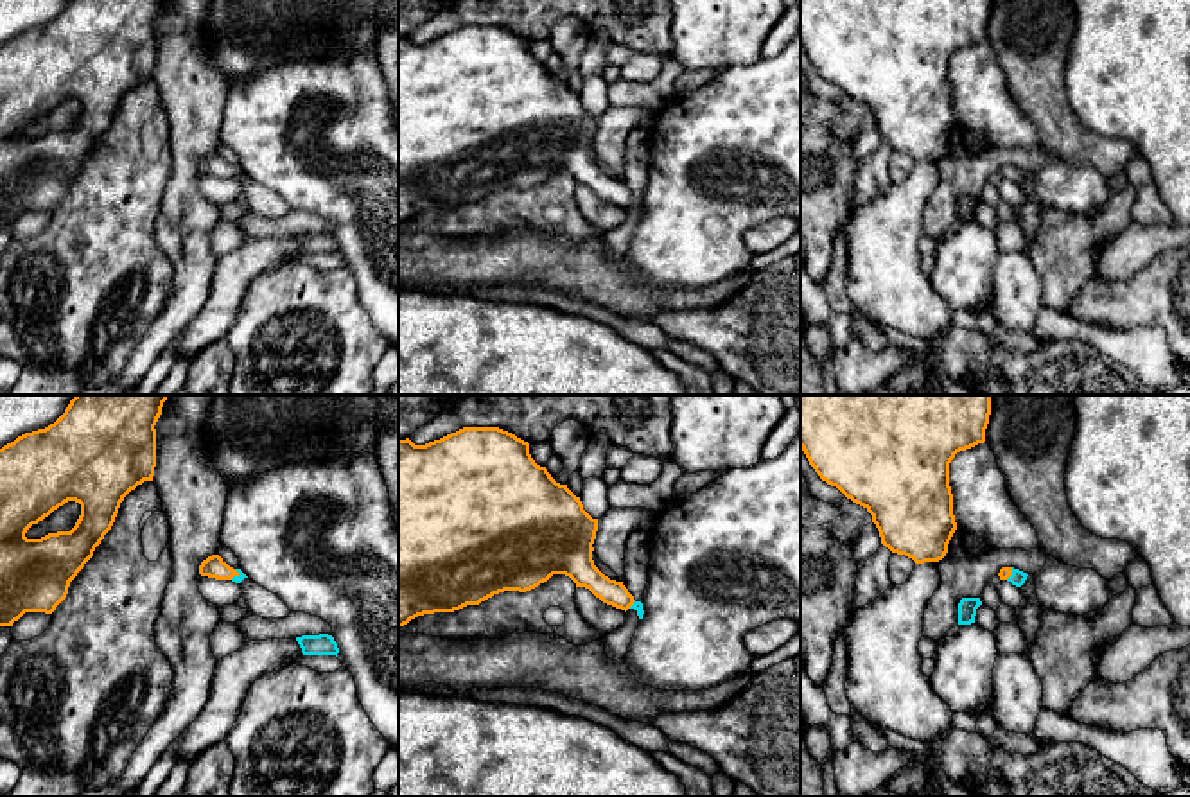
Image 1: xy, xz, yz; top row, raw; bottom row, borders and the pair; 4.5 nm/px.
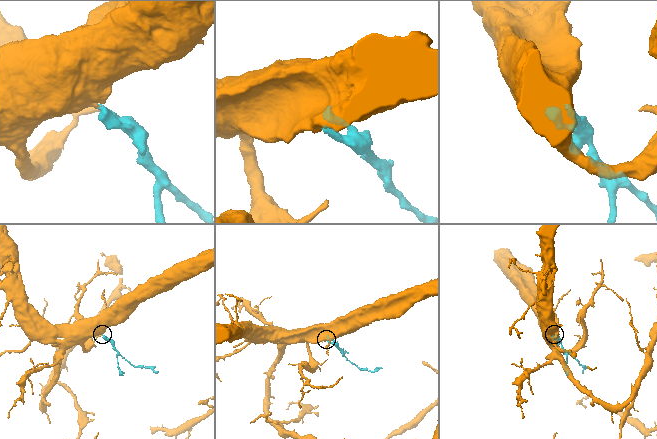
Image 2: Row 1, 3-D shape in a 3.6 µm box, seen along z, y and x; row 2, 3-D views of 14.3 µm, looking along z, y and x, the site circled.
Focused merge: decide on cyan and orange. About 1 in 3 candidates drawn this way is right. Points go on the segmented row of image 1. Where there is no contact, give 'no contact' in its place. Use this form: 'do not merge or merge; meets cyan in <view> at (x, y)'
merge; meets cyan in xy at (236, 577)

